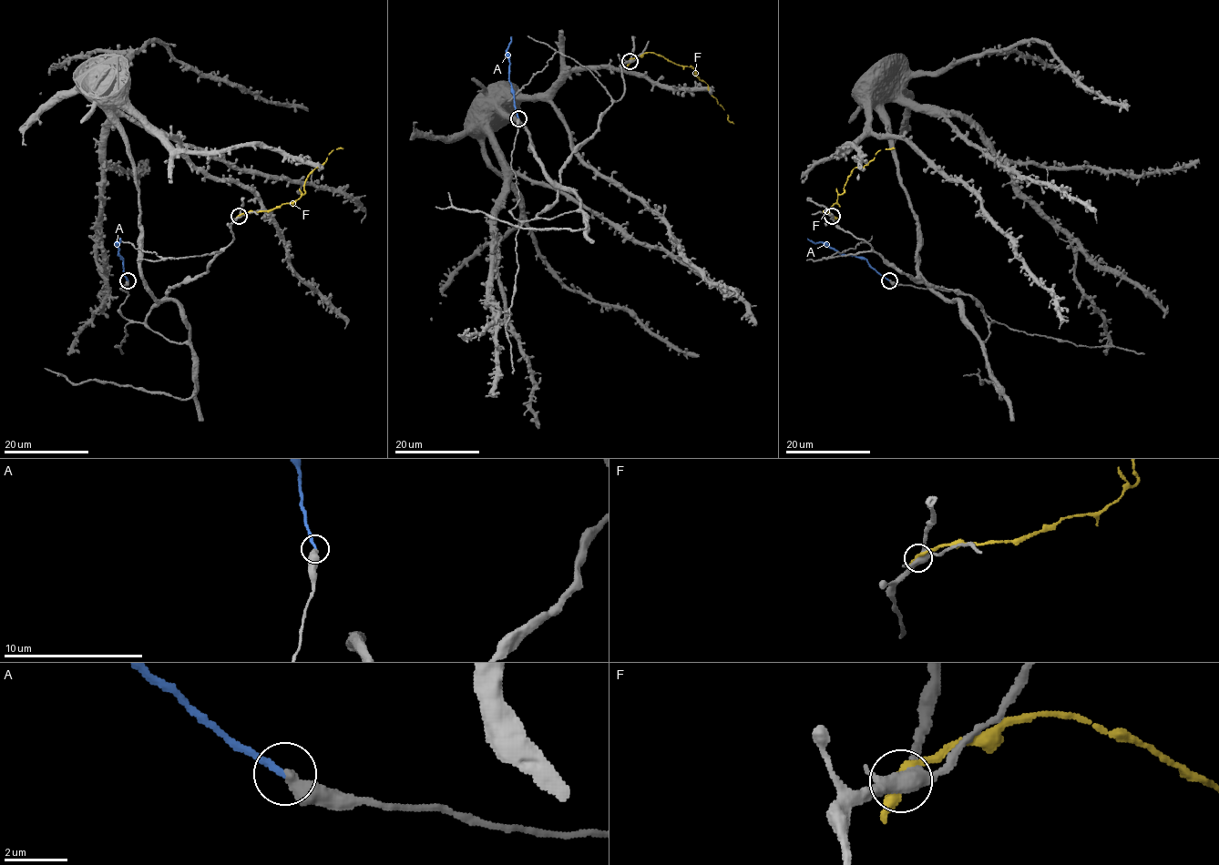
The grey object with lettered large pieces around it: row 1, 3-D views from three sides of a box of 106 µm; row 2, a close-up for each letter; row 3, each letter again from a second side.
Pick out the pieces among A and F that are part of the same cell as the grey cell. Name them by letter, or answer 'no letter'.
A

